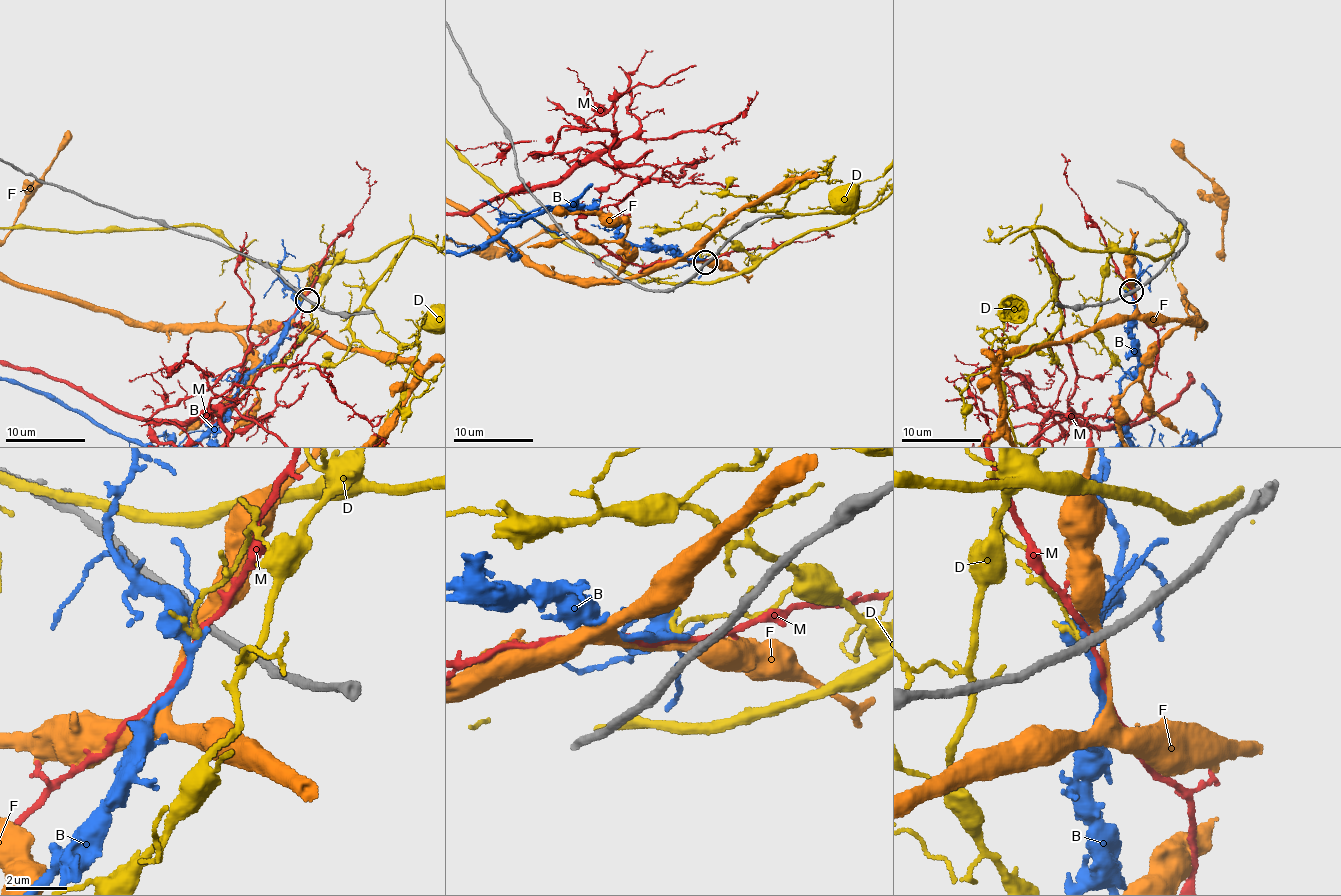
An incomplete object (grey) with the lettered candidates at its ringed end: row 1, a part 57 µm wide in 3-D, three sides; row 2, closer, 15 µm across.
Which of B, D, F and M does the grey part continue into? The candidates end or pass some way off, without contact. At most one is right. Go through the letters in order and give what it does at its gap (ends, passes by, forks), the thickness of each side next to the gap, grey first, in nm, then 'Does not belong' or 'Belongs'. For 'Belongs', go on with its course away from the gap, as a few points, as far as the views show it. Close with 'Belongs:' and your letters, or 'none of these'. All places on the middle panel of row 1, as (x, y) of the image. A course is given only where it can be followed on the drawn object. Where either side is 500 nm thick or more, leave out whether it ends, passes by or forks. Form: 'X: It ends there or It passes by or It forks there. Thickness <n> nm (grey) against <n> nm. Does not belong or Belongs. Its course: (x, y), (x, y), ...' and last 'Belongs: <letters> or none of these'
B: It passes by. Thickness 280 nm (grey) against 130 nm. Does not belong
D: It passes by. Thickness 280 nm (grey) against 100 nm. Does not belong
F: It passes by. Thickness 280 nm (grey) against 480 nm. Does not belong
M: It passes by. Thickness 280 nm (grey) against 180 nm. Does not belong
Belongs: none of these

